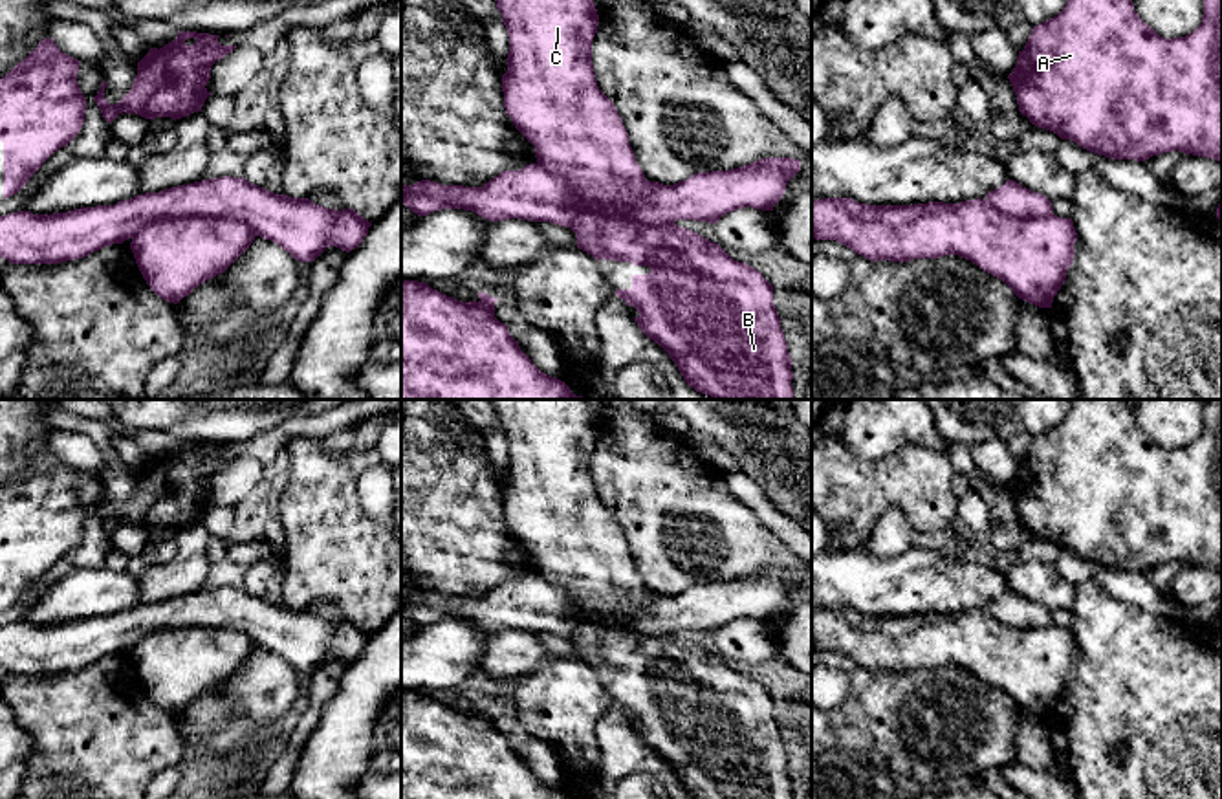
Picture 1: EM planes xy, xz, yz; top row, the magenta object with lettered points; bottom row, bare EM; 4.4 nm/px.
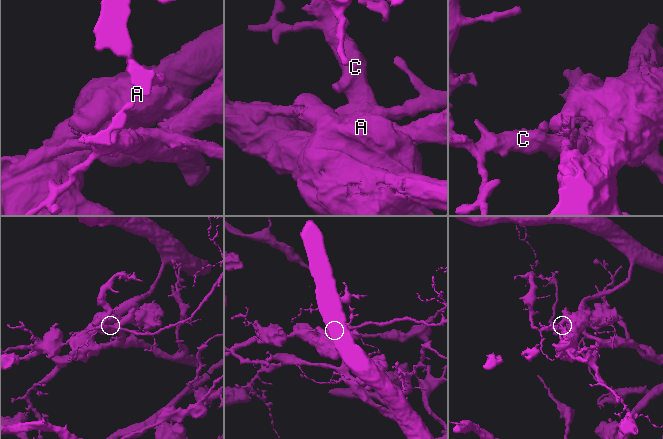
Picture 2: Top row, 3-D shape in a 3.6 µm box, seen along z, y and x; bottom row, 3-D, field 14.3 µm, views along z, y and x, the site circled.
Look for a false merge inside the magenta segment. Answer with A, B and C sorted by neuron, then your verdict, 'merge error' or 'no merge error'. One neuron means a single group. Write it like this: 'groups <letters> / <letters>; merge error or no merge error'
groups A / B C; merge error

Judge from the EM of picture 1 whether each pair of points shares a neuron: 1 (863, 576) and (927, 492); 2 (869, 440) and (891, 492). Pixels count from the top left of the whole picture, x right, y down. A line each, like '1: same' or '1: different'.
1: different
2: different

